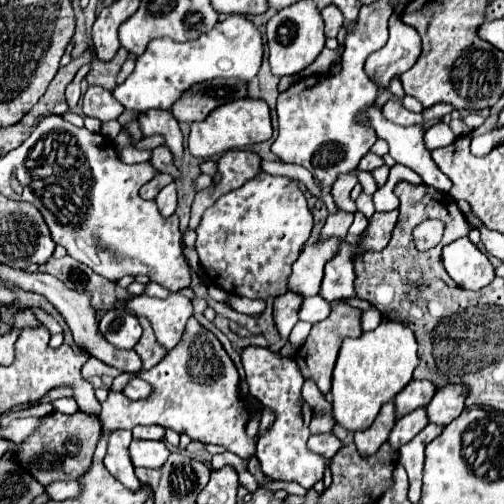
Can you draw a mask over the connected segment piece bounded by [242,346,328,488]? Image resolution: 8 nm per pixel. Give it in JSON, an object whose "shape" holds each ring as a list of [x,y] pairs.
{"shape":[[[248,346],[242,352],[242,364],[246,370],[246,384],[250,390],[250,396],[258,400],[264,408],[276,410],[276,422],[274,426],[258,438],[258,460],[262,474],[270,480],[284,480],[284,482],[298,482],[304,488],[312,488],[318,480],[324,478],[324,470],[328,468],[328,460],[324,456],[314,454],[308,450],[306,442],[310,438],[308,430],[308,408],[304,408],[304,400],[301,396],[304,378],[298,370],[298,364],[292,358],[282,358],[276,352],[270,352],[266,348]]]}

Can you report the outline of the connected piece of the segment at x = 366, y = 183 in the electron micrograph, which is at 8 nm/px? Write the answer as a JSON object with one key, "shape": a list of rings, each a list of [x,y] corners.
{"shape":[[[357,171],[356,175],[359,183],[363,187],[363,191],[366,194],[373,195],[378,187],[371,173],[366,171]]]}

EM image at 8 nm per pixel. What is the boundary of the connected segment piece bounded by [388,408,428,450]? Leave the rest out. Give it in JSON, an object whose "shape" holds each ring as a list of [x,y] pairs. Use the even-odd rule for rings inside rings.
{"shape":[[[418,408],[418,410],[414,410],[414,412],[410,412],[408,416],[404,416],[404,418],[400,418],[400,420],[396,422],[396,426],[394,426],[392,432],[390,432],[388,444],[398,450],[402,444],[410,442],[422,428],[426,428],[426,424],[428,424],[426,408]]]}

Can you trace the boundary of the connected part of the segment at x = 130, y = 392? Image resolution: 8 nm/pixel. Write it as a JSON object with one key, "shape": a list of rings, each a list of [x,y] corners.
{"shape":[[[132,378],[132,380],[126,384],[126,388],[122,390],[122,394],[124,394],[126,398],[130,398],[130,400],[142,400],[142,398],[150,396],[150,384],[146,384],[146,382],[140,380],[140,378]]]}

